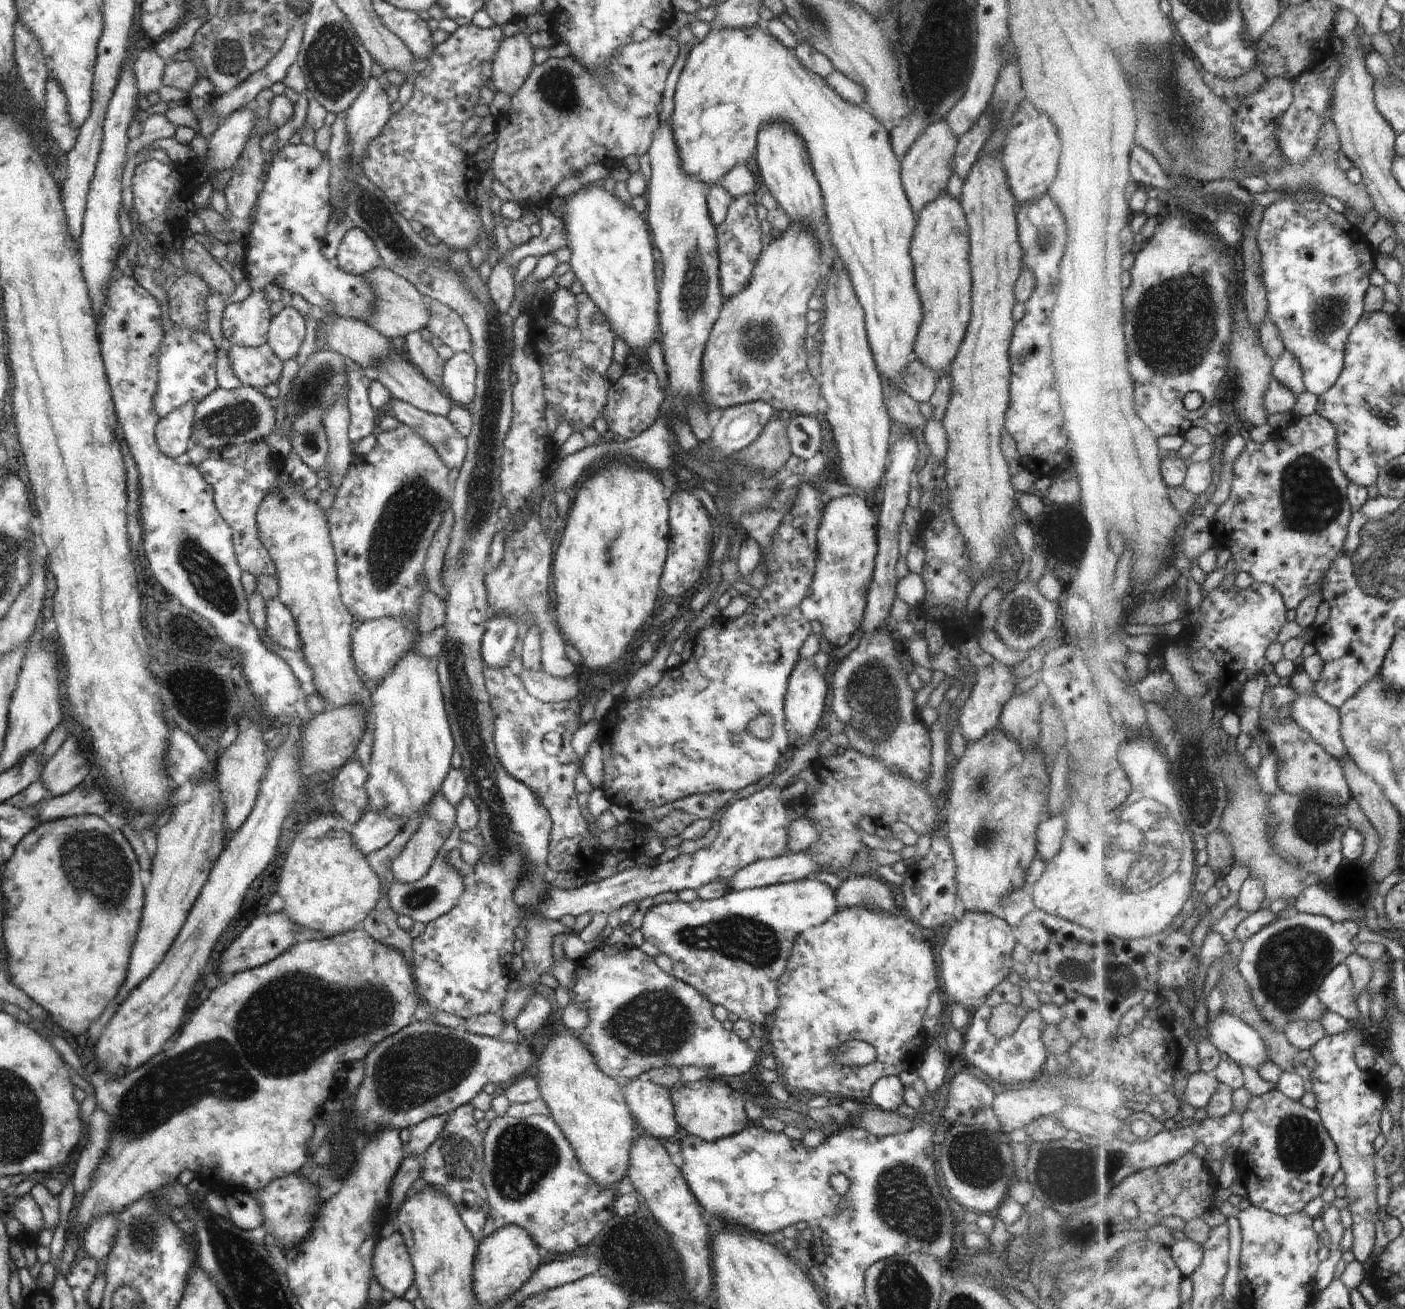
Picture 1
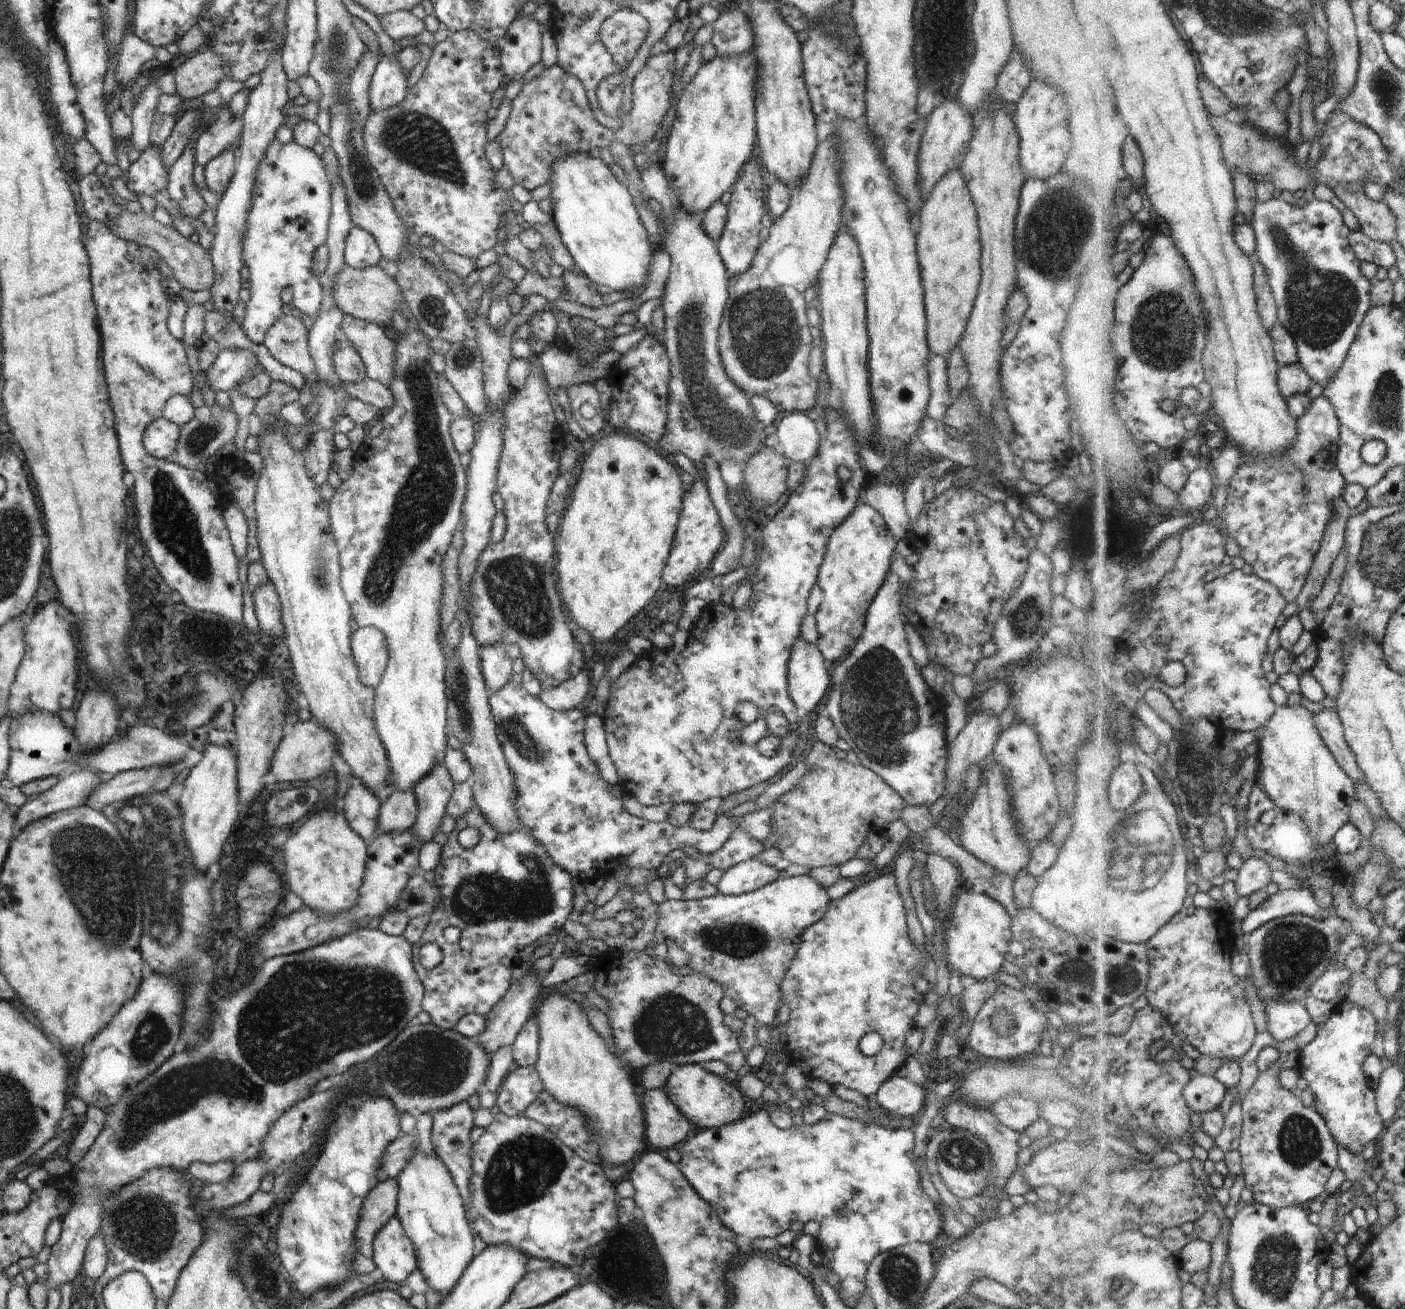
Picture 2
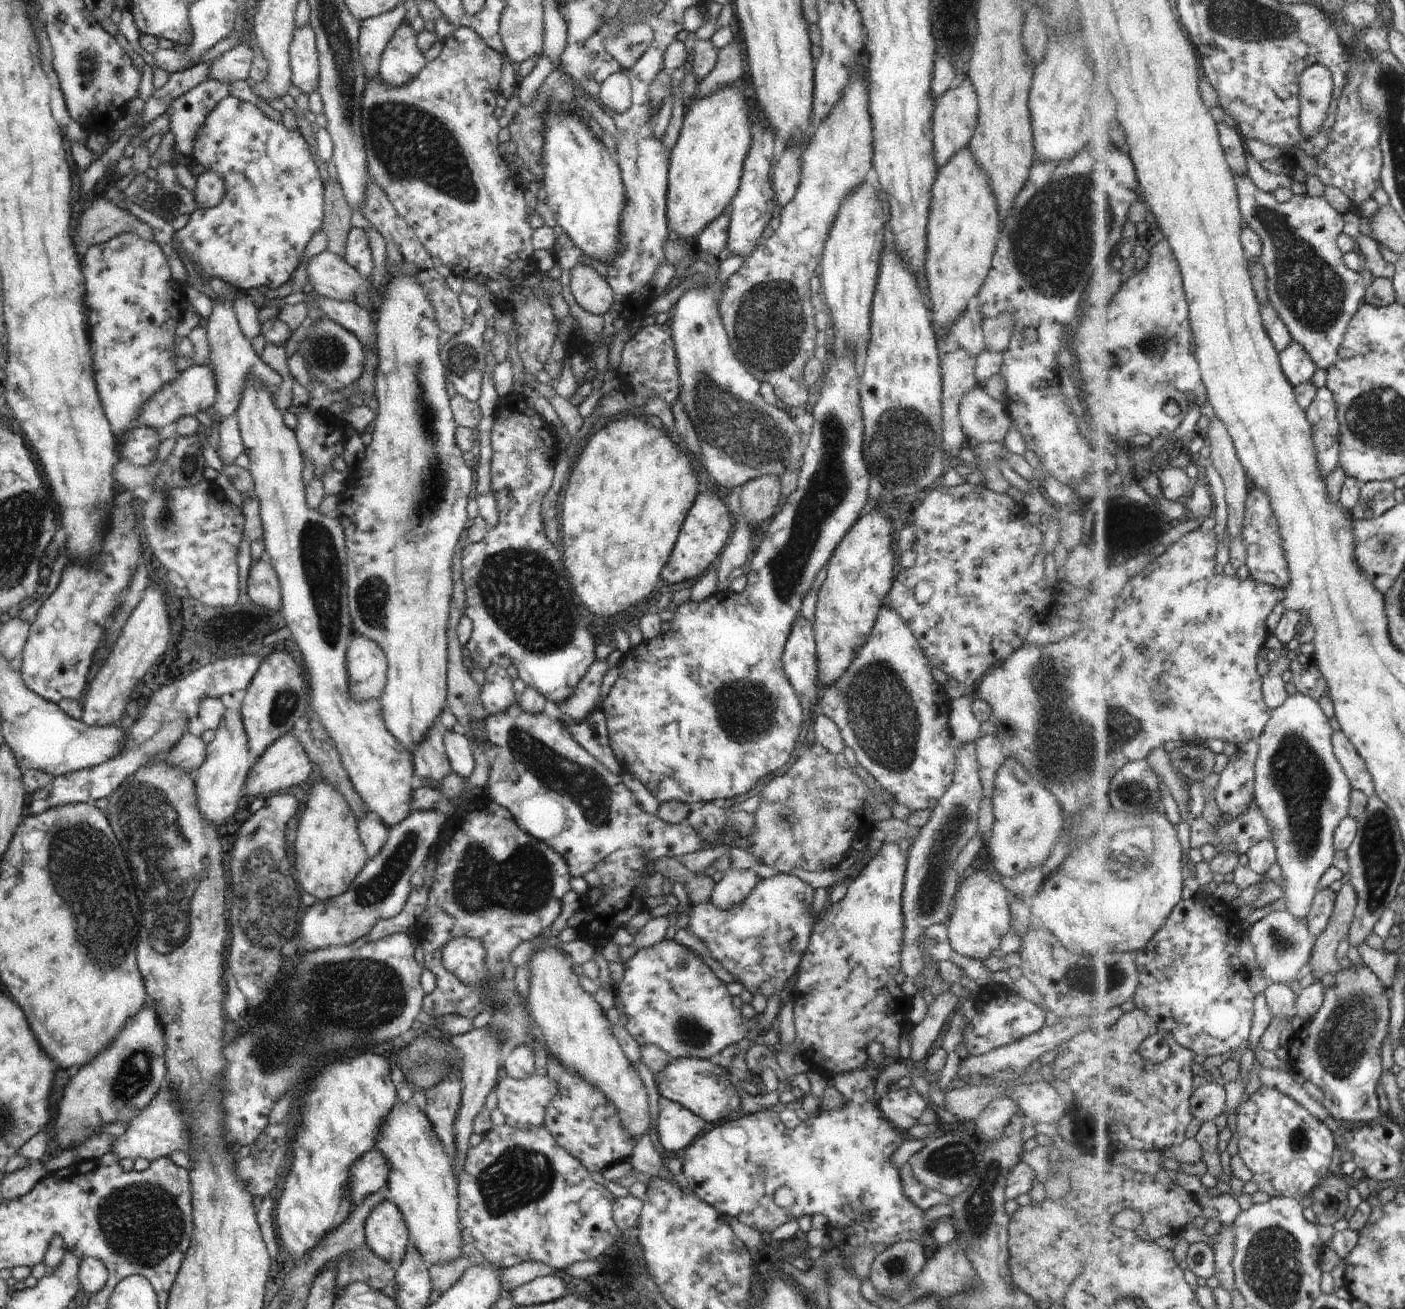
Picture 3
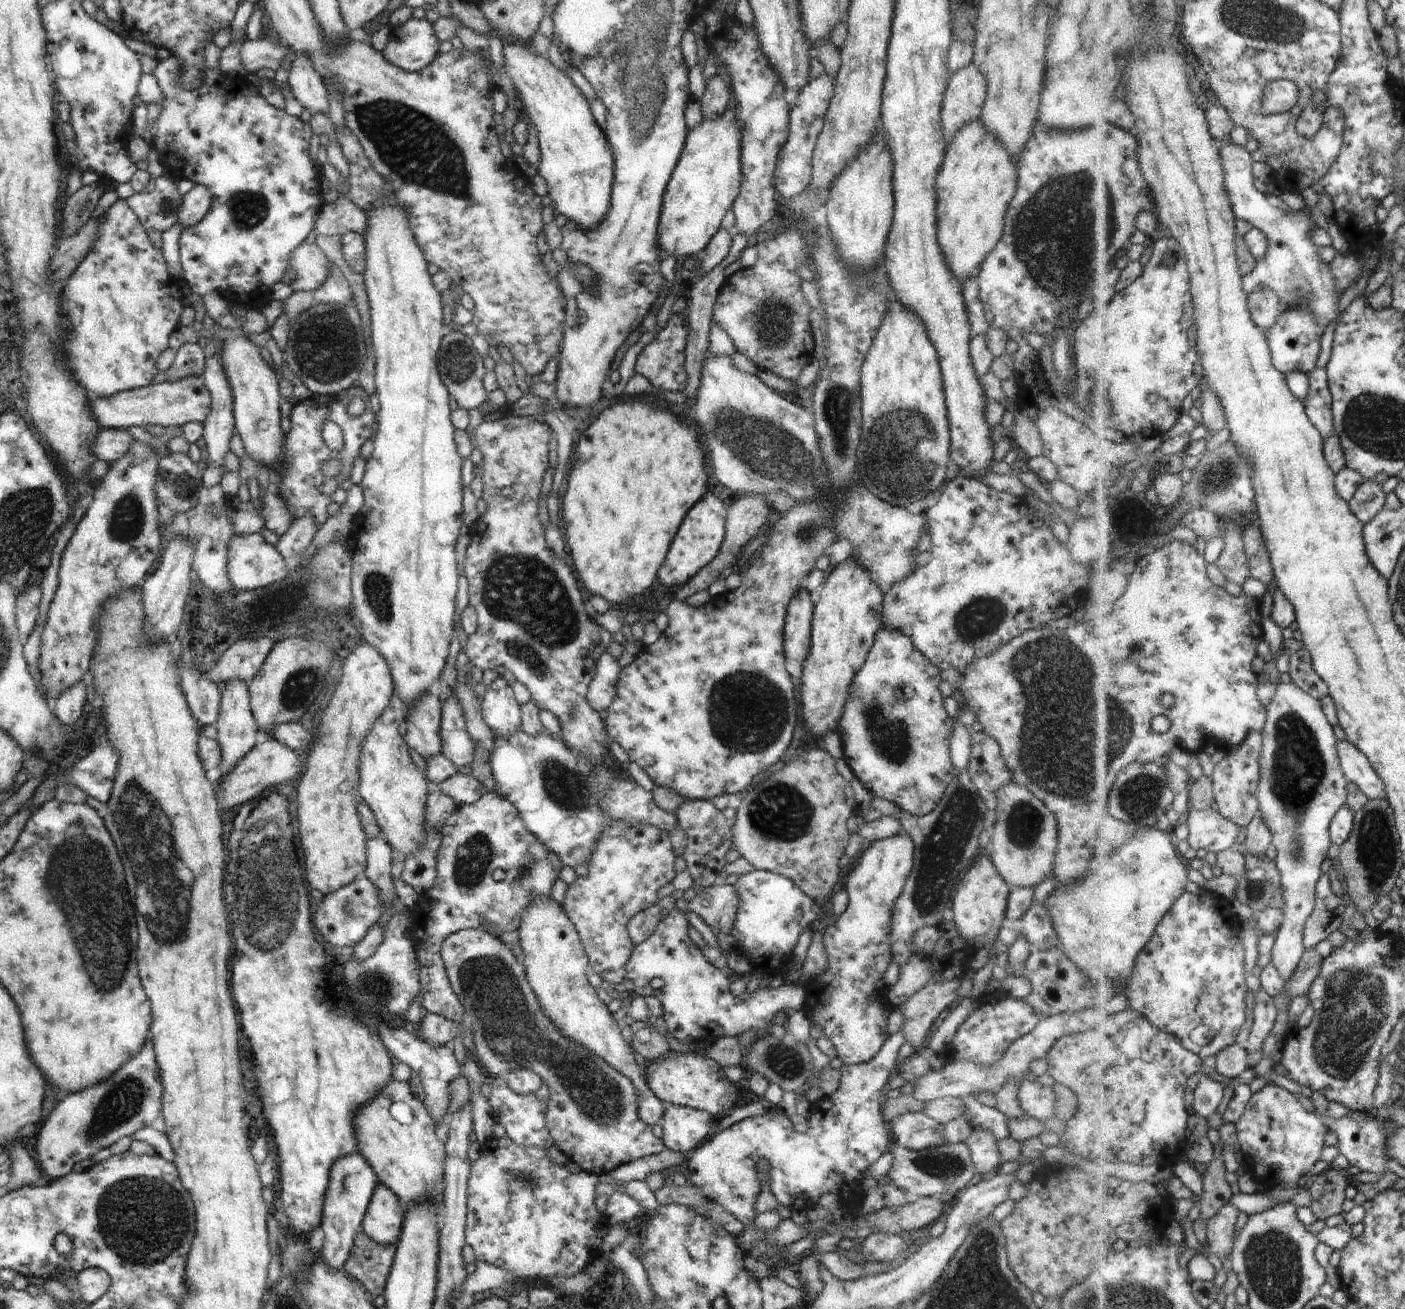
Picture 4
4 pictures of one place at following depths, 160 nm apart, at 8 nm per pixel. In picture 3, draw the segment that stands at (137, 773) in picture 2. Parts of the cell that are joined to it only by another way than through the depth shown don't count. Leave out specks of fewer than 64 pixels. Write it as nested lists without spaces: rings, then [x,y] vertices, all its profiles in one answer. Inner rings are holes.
[[[185,733],[170,750],[166,760],[170,766],[184,770],[192,777],[206,760],[206,746],[201,737]]]

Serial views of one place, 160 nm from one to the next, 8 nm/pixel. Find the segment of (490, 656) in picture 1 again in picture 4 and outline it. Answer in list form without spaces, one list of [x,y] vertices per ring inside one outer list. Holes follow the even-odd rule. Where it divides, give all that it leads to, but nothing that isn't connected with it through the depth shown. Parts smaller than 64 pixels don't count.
[[[498,676],[480,700],[481,715],[497,740],[521,730],[521,706],[514,698],[512,687]]]

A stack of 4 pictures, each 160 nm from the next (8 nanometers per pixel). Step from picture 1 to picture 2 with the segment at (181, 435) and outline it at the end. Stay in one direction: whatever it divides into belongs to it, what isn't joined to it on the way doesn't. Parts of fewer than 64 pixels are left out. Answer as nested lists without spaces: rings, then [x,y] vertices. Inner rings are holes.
[[[166,418],[154,420],[144,432],[144,448],[154,458],[172,460],[182,428]]]

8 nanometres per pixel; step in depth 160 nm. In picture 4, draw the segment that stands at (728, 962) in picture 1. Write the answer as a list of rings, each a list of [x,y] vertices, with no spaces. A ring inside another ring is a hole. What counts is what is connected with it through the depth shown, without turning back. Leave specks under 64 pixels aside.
[[[755,869],[740,875],[734,884],[739,903],[734,926],[729,934],[738,940],[738,949],[753,970],[762,975],[787,974],[786,965],[805,928],[825,916],[825,906],[810,898],[797,884],[772,871]]]

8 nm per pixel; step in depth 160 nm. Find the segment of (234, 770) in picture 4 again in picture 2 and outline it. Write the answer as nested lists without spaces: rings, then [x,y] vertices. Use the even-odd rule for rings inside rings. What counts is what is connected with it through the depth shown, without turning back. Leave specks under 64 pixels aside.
[[[314,718],[308,722],[298,721],[294,724],[292,734],[283,736],[282,741],[278,744],[270,772],[276,776],[276,782],[279,784],[315,779],[322,773],[333,770],[332,758],[337,751],[338,738],[328,728],[320,726]]]

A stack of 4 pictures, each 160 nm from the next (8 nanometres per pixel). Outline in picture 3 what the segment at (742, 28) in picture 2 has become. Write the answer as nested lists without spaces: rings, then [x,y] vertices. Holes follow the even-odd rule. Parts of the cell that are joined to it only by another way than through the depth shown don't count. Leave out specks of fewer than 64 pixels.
[[[733,39],[723,48],[718,48],[716,67],[702,82],[699,82],[697,96],[708,96],[718,88],[744,79],[744,60],[741,54],[741,43]]]

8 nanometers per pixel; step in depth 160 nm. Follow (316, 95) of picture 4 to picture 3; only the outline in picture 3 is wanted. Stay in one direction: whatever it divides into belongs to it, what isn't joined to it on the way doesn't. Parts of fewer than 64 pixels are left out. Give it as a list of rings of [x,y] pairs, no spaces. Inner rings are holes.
[[[309,23],[294,30],[289,47],[289,64],[292,85],[300,88],[304,94],[316,92],[319,84],[318,50],[316,34]]]

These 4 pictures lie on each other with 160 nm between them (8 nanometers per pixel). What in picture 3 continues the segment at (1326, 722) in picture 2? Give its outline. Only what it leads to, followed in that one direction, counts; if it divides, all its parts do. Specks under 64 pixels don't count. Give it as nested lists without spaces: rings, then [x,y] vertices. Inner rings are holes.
[[[1343,729],[1334,731],[1333,742],[1338,760],[1344,766],[1345,772],[1349,774],[1350,781],[1353,782],[1353,788],[1368,794],[1368,797],[1377,795],[1376,784],[1366,760],[1359,754],[1358,748]]]

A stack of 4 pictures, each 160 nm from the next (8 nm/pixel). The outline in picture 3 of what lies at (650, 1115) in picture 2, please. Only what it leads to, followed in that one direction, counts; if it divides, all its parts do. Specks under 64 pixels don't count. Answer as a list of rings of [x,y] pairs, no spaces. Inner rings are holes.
[[[663,1097],[658,1100],[658,1109],[658,1124],[656,1125],[658,1138],[662,1148],[664,1148],[664,1151],[669,1156],[681,1155],[691,1142],[708,1130],[712,1130],[716,1125],[704,1122],[702,1118],[694,1116],[690,1110],[686,1110],[686,1108],[683,1108],[680,1104],[671,1102]]]

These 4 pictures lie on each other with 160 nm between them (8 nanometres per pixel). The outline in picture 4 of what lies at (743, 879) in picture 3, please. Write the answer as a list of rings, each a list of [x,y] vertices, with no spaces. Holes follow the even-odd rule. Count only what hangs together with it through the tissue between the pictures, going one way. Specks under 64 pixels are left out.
[[[712,885],[698,890],[689,902],[677,899],[675,908],[695,912],[715,932],[729,934],[734,926],[739,898],[734,885]]]

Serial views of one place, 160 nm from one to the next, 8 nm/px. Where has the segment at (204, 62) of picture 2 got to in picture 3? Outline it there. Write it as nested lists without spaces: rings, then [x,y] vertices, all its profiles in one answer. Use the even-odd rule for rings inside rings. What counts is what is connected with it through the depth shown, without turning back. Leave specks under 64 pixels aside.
[[[238,44],[210,61],[208,79],[228,86],[238,80],[247,81],[250,78],[249,71],[254,56],[254,48],[250,48],[248,44]]]

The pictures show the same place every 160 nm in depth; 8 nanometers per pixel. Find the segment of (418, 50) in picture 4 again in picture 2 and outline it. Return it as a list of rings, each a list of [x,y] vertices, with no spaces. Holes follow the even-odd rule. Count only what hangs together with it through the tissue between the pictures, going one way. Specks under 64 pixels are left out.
[[[396,42],[397,53],[394,56],[382,55],[376,71],[370,80],[370,112],[390,110],[406,99],[408,92],[408,74],[404,72],[402,64],[398,62],[398,52],[402,49]]]

